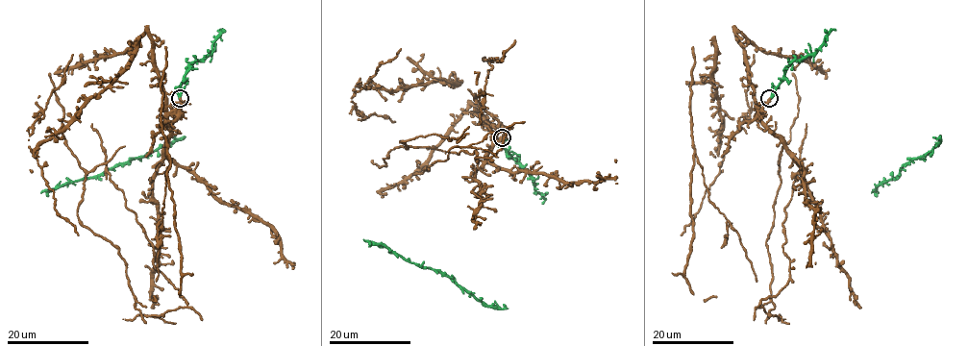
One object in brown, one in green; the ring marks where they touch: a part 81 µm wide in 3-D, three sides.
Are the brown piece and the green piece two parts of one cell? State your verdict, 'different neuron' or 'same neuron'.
different neuron

